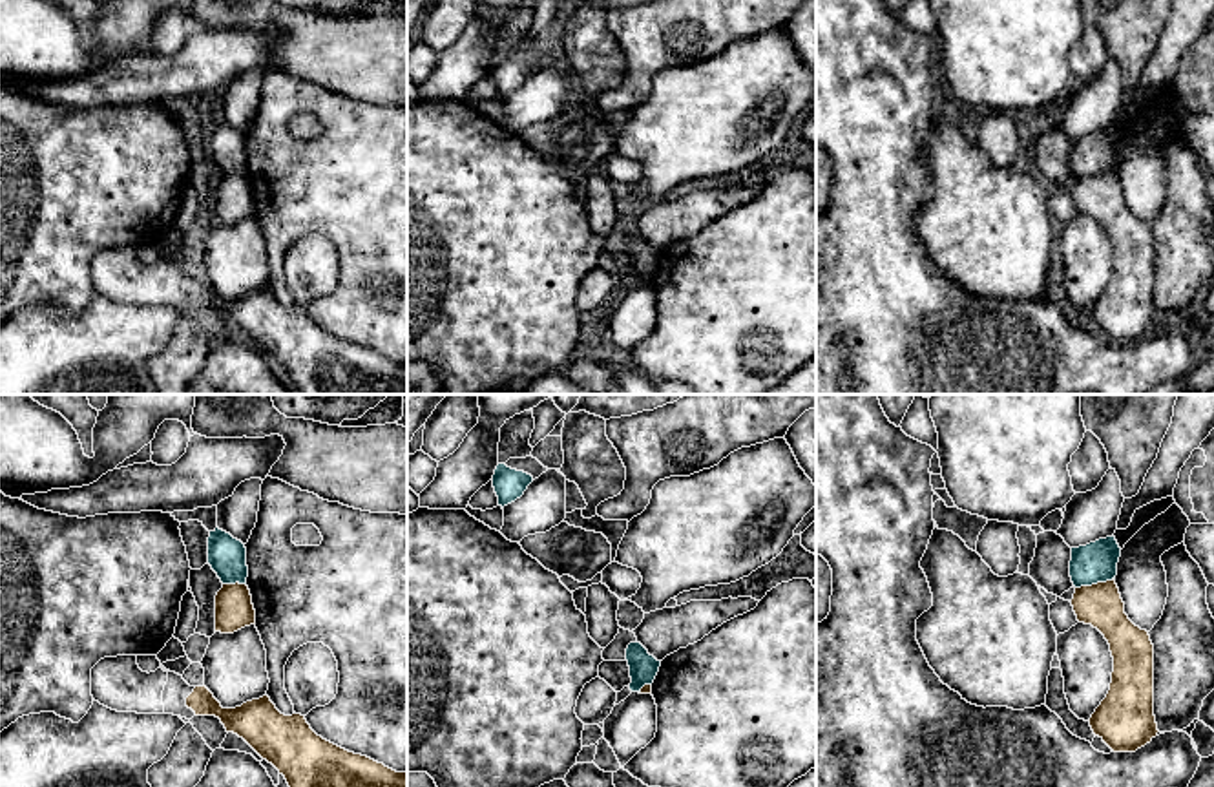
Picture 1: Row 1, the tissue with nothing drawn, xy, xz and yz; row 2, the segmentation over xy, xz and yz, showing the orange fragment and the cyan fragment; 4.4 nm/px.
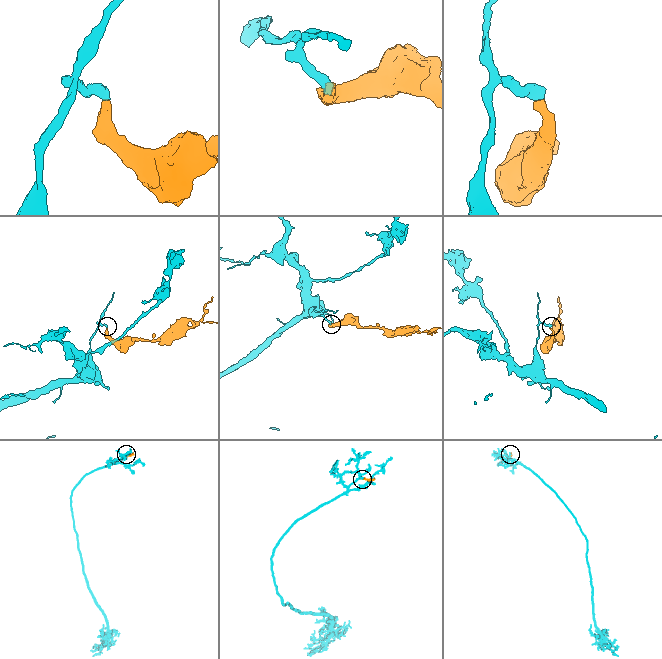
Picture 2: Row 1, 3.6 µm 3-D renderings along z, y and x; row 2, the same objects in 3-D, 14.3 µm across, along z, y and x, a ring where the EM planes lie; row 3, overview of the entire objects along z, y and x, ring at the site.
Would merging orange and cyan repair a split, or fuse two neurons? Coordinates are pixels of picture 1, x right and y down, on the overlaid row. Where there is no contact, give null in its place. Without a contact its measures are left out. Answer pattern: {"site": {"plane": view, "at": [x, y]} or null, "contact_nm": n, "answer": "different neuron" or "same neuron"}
{"site": {"plane": "yz", "at": [1094, 585]}, "contact_nm": 180, "answer": "different neuron"}

